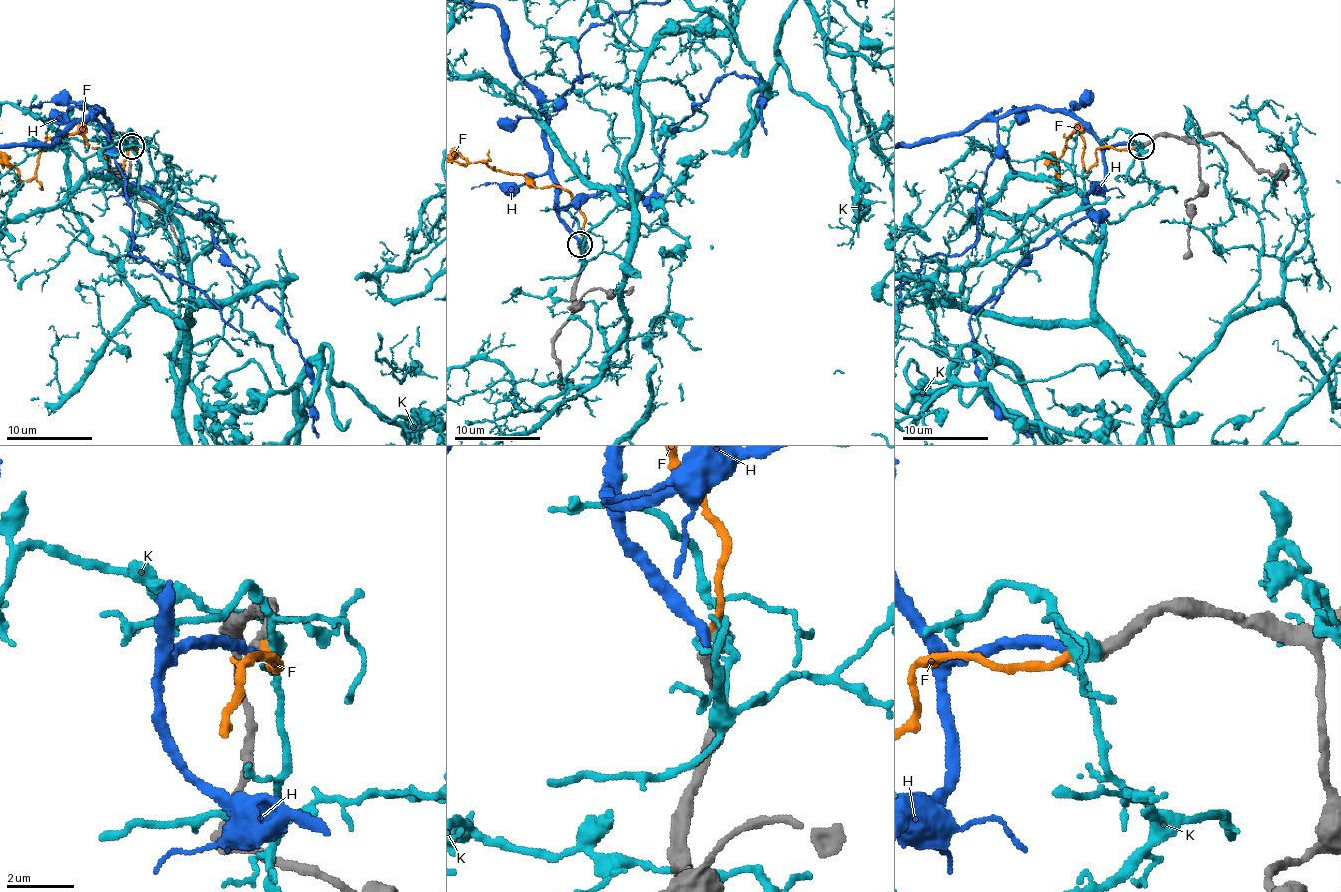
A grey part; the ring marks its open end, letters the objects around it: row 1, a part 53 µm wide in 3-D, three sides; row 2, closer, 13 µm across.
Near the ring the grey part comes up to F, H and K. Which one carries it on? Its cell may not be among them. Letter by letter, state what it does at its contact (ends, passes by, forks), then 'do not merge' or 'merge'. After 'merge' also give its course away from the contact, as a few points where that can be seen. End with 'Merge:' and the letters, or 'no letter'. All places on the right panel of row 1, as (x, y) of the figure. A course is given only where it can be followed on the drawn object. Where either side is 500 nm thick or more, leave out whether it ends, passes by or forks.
F: it ends | do not merge
H: it ends | merge
K: it forks | do not merge
Merge: H

